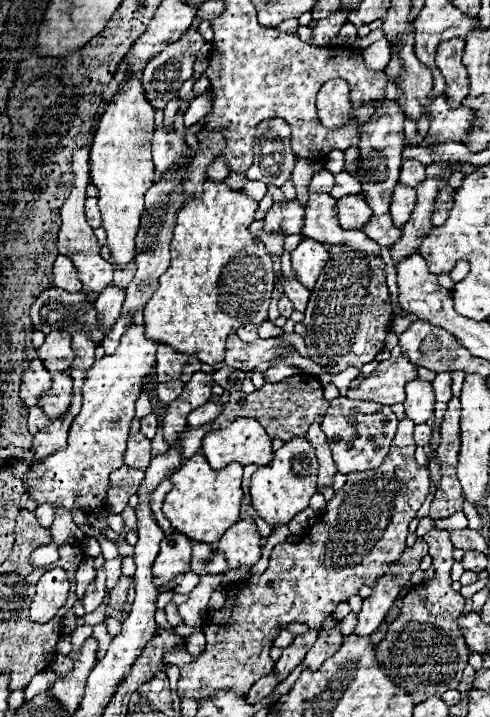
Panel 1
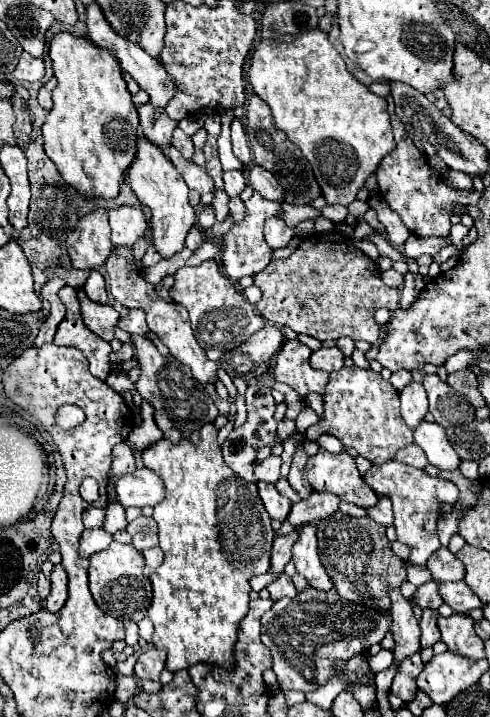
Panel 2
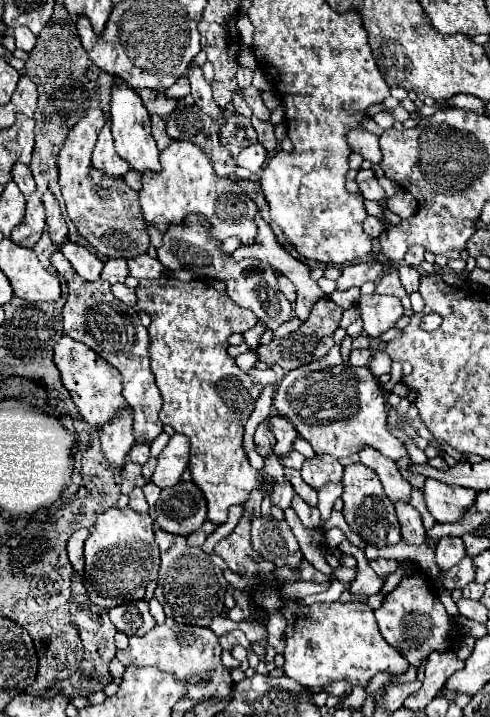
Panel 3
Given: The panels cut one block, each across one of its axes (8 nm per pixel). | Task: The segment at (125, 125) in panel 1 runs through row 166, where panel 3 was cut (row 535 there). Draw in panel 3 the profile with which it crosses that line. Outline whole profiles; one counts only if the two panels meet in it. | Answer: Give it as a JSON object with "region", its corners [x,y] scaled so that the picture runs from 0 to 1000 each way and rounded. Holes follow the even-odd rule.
{"region":[[[261,706],[253,711],[216,711],[184,736],[184,750],[171,756],[171,778],[176,789],[167,812],[188,842],[233,848],[265,837],[290,837],[298,817],[318,809],[327,792],[327,773],[314,756],[314,725]]]}

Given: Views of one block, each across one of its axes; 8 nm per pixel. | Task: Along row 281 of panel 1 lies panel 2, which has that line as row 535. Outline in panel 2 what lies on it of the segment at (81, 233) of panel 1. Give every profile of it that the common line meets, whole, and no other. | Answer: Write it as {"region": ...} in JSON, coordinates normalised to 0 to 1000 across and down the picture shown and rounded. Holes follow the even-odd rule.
{"region":[[[192,736],[192,739],[171,739],[163,748],[163,773],[171,778],[184,778],[196,770],[208,770],[224,762],[229,745],[220,745],[212,736]]]}

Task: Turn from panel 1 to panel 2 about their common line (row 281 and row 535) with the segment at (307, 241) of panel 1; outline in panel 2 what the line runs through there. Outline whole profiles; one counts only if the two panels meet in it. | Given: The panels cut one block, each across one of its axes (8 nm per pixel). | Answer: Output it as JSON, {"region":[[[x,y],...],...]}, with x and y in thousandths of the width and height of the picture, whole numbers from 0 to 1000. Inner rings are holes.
{"region":[[[624,731],[612,739],[612,748],[596,764],[596,784],[604,787],[604,795],[629,809],[629,815],[645,823],[673,823],[678,809],[665,798],[665,792],[653,784],[649,775],[649,753],[645,753],[645,731]]]}

